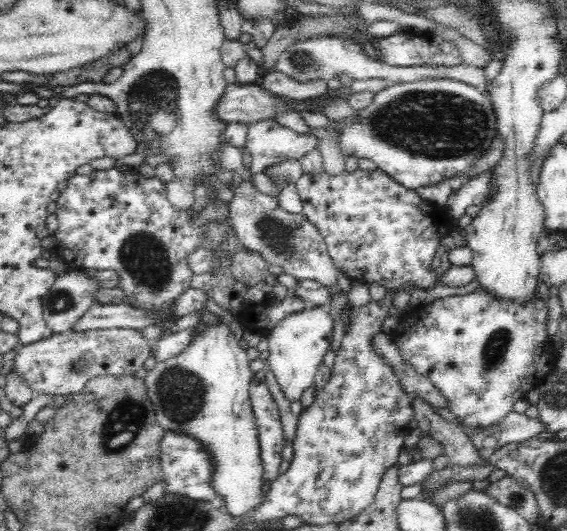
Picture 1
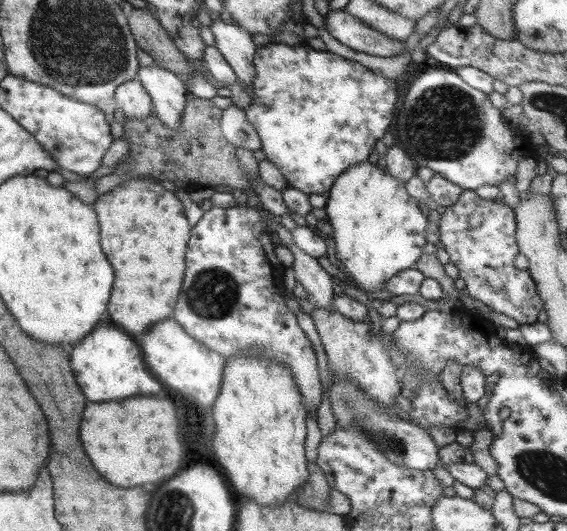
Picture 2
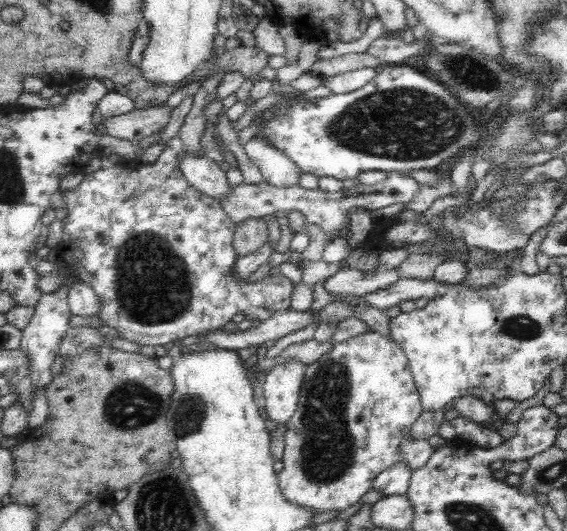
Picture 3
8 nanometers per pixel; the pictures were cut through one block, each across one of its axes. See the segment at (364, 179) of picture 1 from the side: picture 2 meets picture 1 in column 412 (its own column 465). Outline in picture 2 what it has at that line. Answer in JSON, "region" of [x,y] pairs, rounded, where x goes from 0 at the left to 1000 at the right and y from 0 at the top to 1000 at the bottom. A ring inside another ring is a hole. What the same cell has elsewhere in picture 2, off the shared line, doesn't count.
{"region":[[[815,356],[806,380],[785,390],[772,418],[774,452],[788,475],[794,495],[808,508],[820,537],[817,548],[852,569],[868,588],[905,599],[915,612],[947,606],[956,569],[944,533],[928,508],[912,508],[905,488],[914,476],[907,399],[891,384],[850,375],[834,358]]]}

